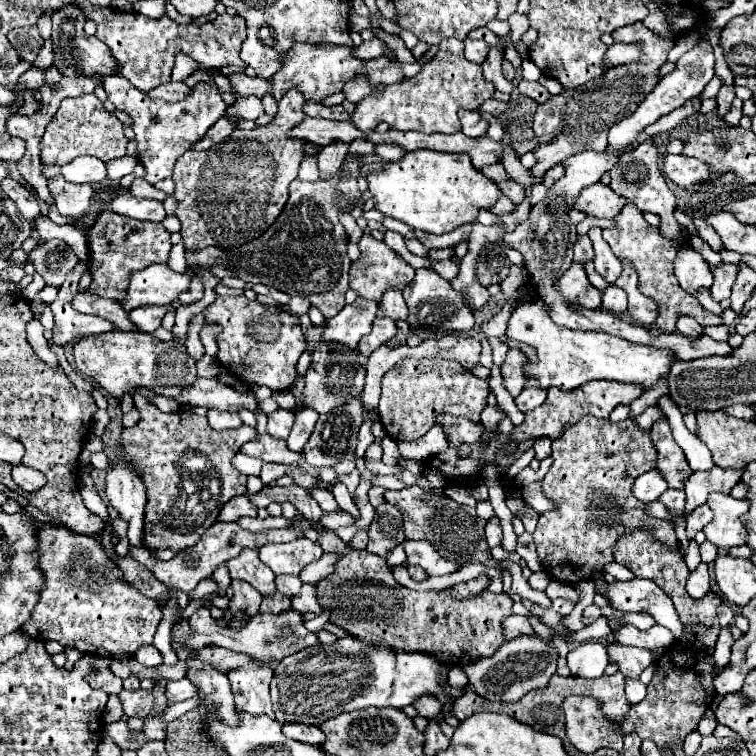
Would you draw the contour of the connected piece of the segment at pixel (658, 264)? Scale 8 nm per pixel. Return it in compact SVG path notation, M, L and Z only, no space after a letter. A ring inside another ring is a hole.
M628 202L622 212L614 218L614 226L604 230L604 240L610 244L612 252L622 258L628 260L634 270L638 272L638 284L640 284L640 292L644 292L646 296L652 296L652 300L656 300L656 304L660 306L660 316L656 320L656 326L662 332L674 332L674 324L676 324L676 316L680 314L690 314L702 326L719 325L722 323L720 316L714 321L714 315L700 305L698 300L688 294L686 290L680 288L676 276L674 276L674 258L680 252L680 242L678 240L670 240L664 238L660 234L658 226L650 226L644 220L644 214L632 206L632 202ZM709 317L709 318L708 318Z

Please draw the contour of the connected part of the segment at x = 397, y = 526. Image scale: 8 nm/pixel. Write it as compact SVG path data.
M380 504L368 530L368 552L386 556L388 550L404 540L403 518L391 504Z

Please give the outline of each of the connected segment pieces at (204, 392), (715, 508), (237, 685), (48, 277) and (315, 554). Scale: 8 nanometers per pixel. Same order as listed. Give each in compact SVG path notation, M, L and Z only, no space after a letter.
M198 378L176 400L180 404L216 408L216 410L226 410L232 414L238 414L244 408L256 416L258 434L262 434L264 426L266 426L266 414L260 410L258 398L254 396L254 392L238 392L238 390L218 382L216 378Z
M710 494L708 502L714 518L704 526L706 538L718 548L730 548L746 544L748 532L740 522L740 516L748 510L746 500L736 500L728 494Z
M252 660L250 664L230 670L228 678L234 692L234 704L236 710L250 712L252 716L270 716L274 718L274 710L270 704L270 680L272 680L272 666L258 664Z
M48 240L28 252L28 260L34 264L36 272L46 280L46 284L62 286L66 276L78 266L76 252L62 240Z
M298 538L286 544L266 544L258 554L276 574L298 576L306 564L316 562L322 556L322 548L308 538Z

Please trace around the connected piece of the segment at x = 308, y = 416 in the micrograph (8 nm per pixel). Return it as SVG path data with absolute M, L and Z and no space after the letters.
M302 406L300 412L296 412L296 422L294 422L292 432L290 432L288 440L286 440L286 444L288 444L288 448L290 448L292 452L302 452L304 444L306 444L306 442L310 440L310 436L312 436L312 430L314 430L316 420L318 420L318 414L312 412L310 408L304 408L304 406Z

